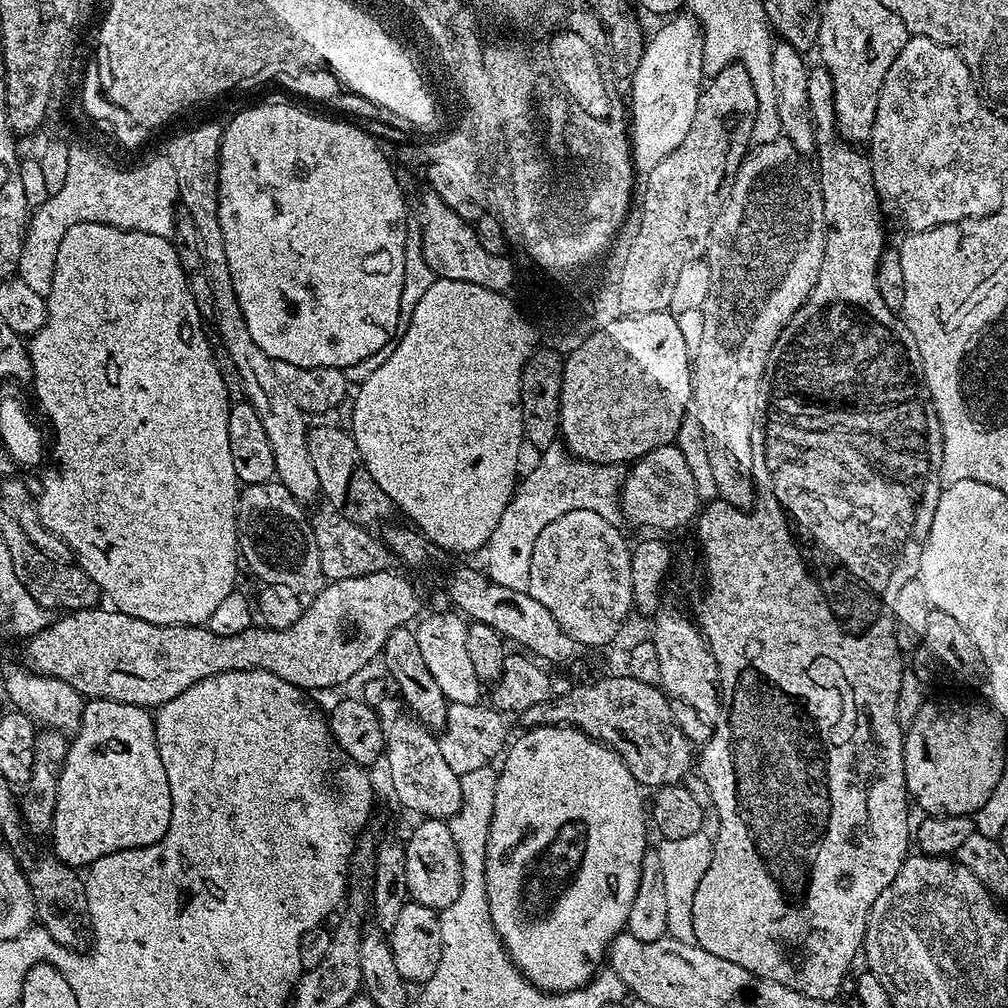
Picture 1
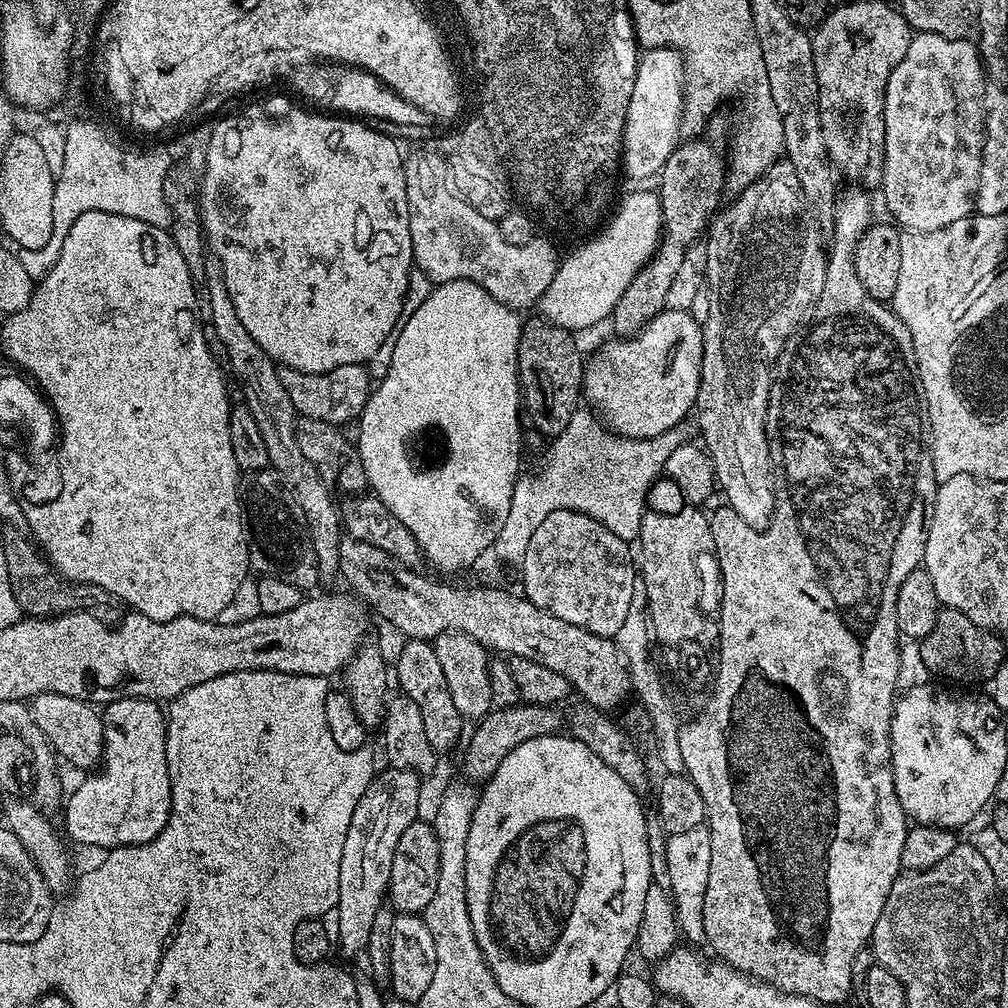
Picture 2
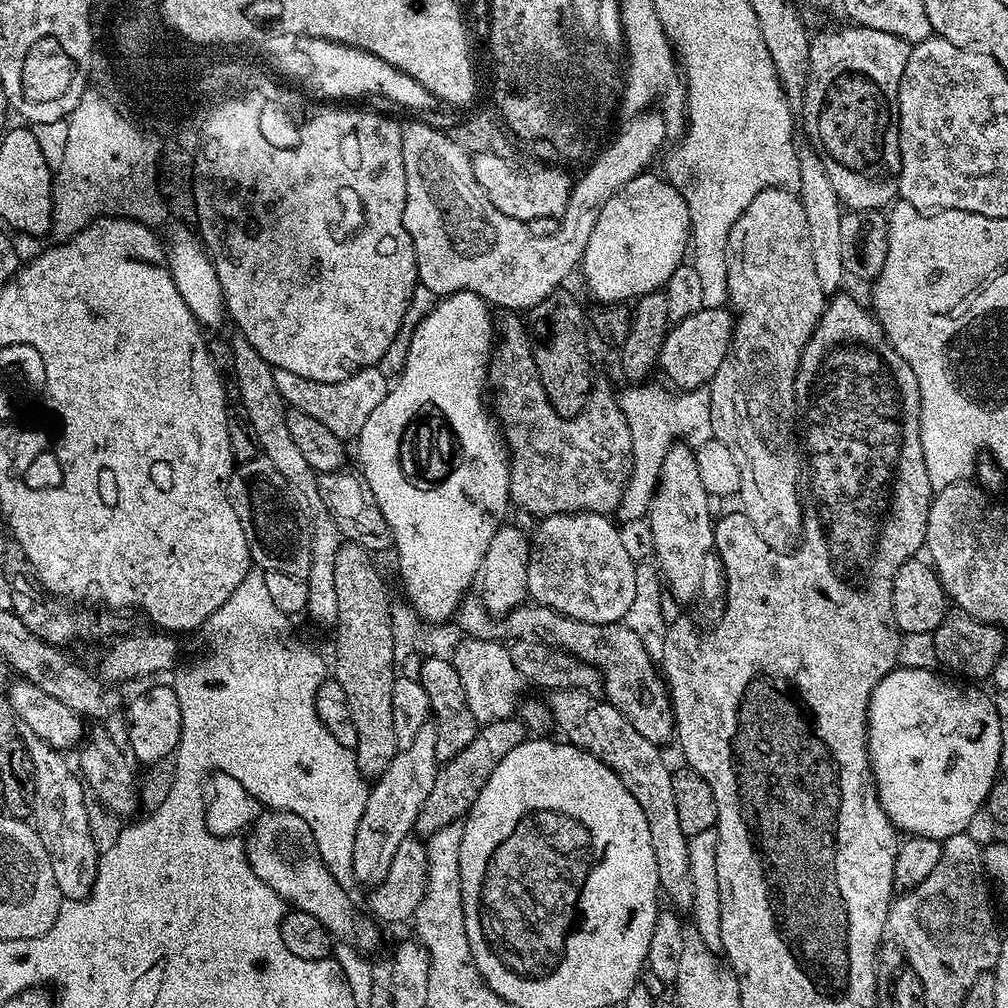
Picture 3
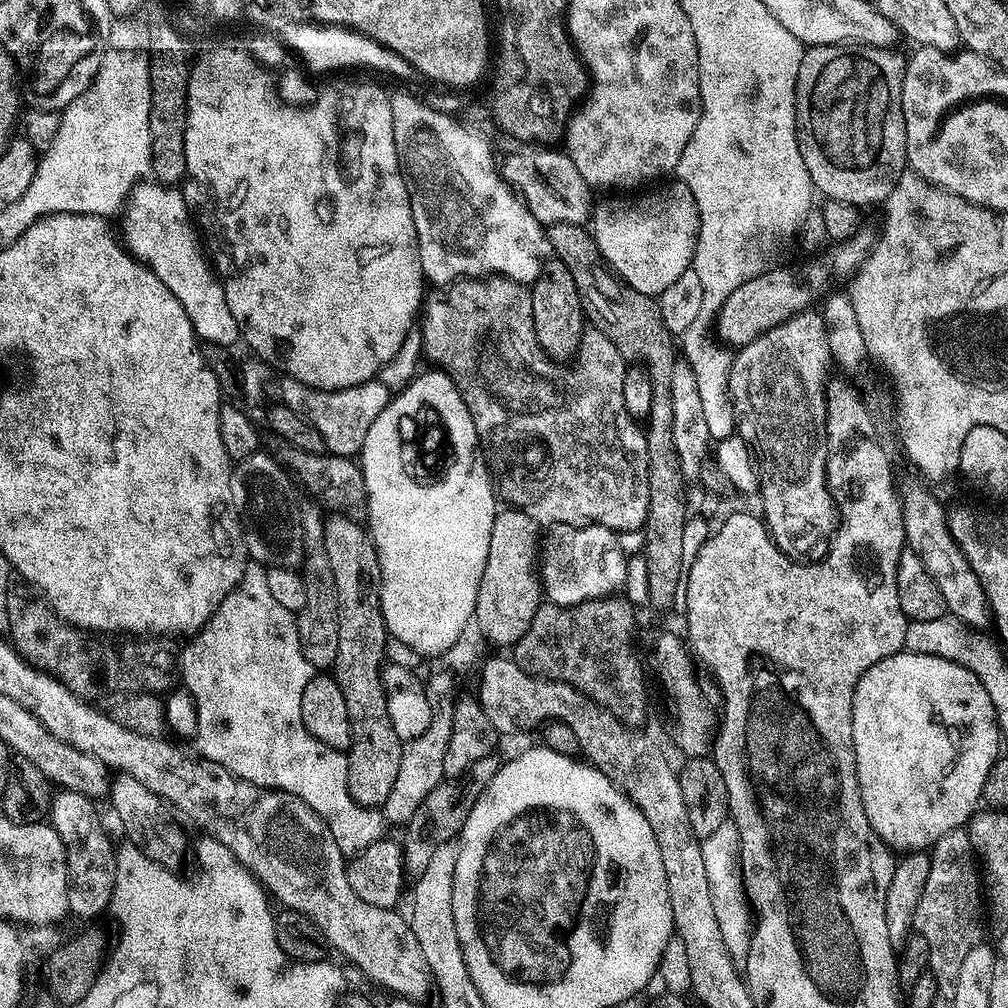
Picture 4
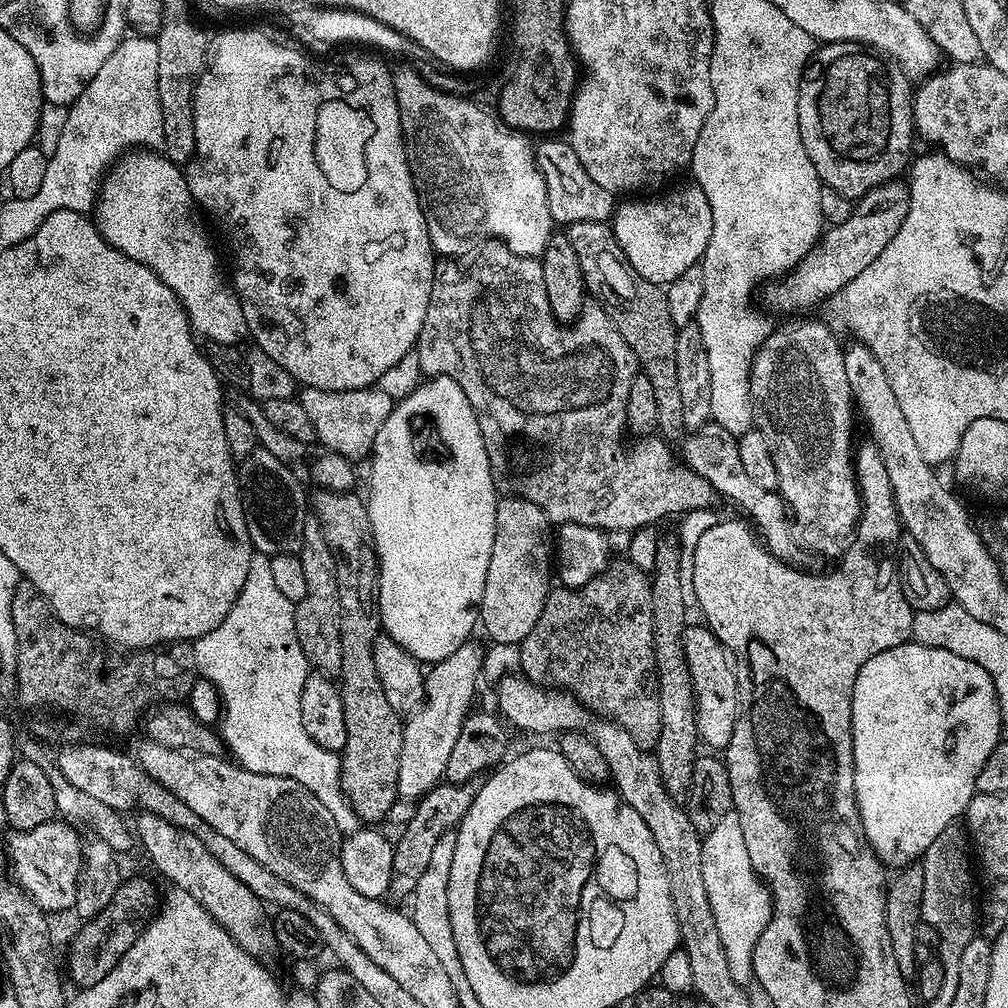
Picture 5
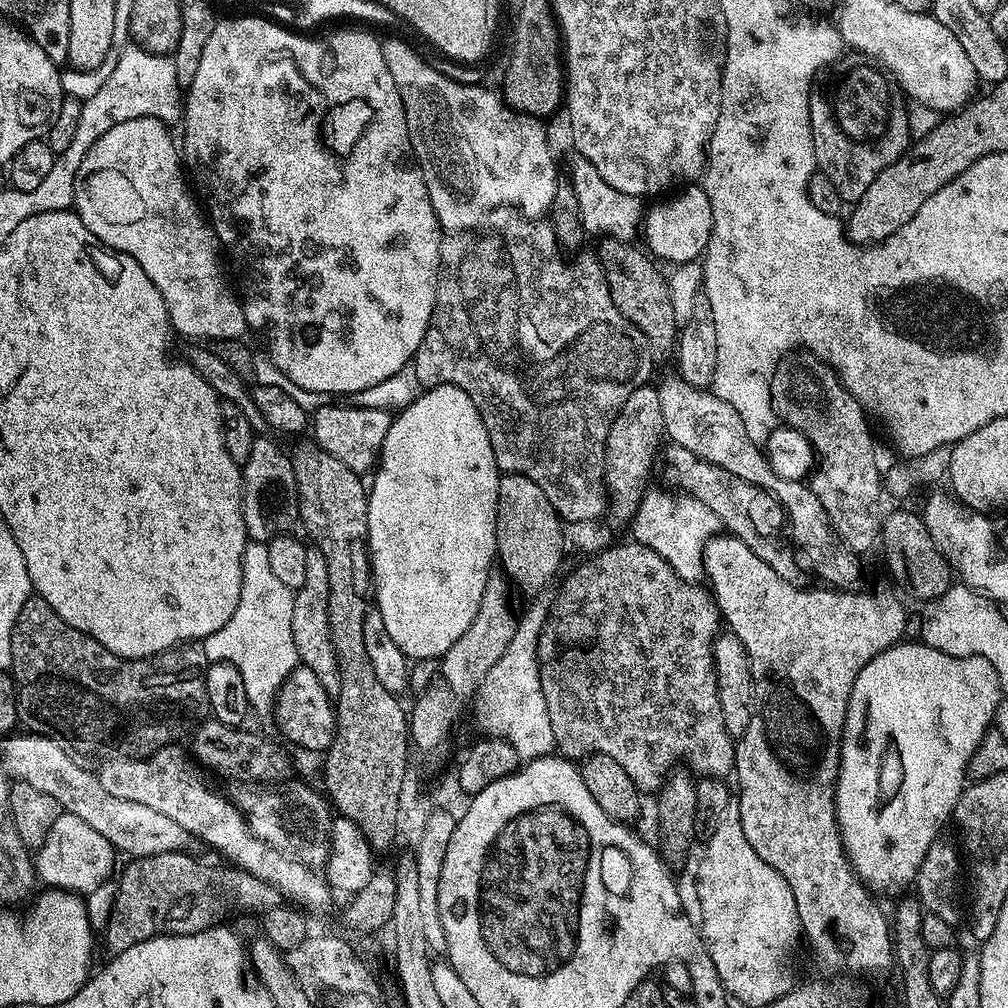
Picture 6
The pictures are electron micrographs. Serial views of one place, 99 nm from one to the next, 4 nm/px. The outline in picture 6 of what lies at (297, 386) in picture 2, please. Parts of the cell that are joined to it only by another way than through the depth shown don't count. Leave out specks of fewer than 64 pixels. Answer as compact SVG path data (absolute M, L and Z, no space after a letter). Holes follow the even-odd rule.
M325 402L311 413L310 432L316 435L313 436L315 443L334 458L338 458L342 466L350 466L350 470L365 474L364 472L371 473L377 467L382 442L393 419L393 413L386 408L359 408L351 402Z

